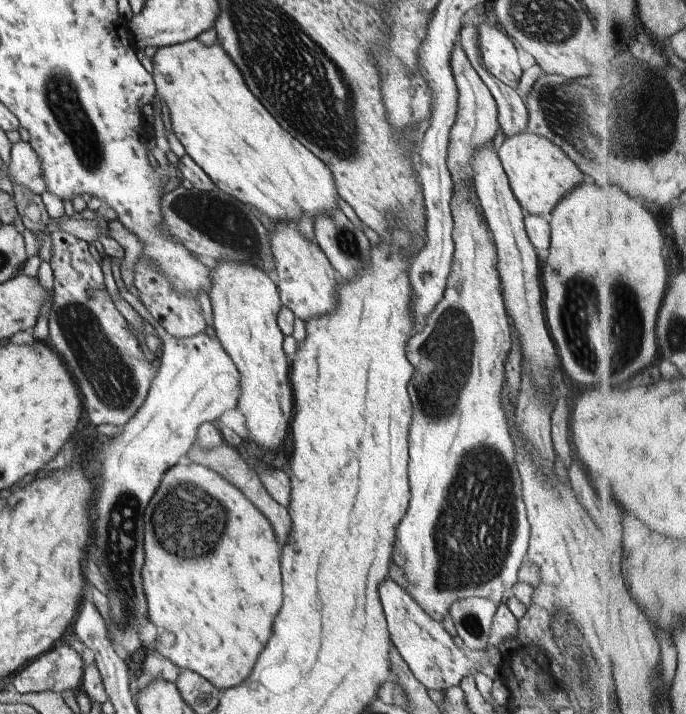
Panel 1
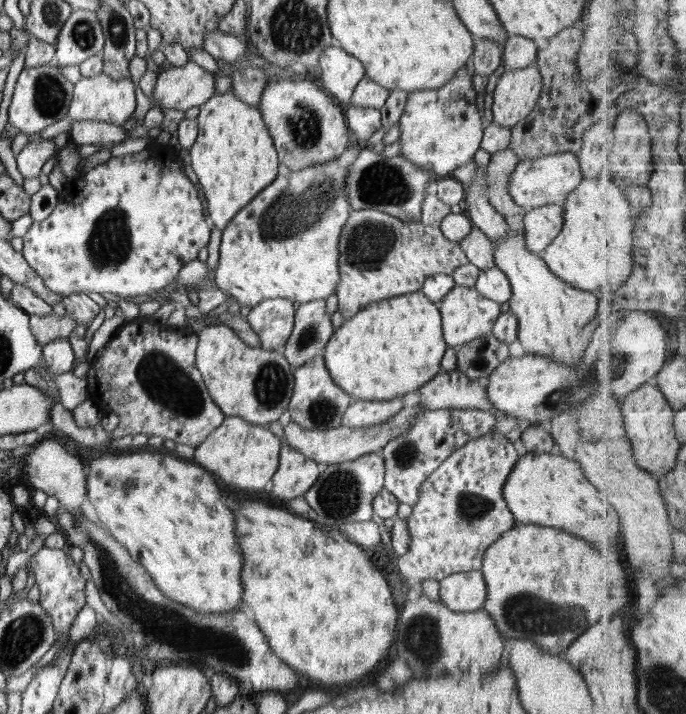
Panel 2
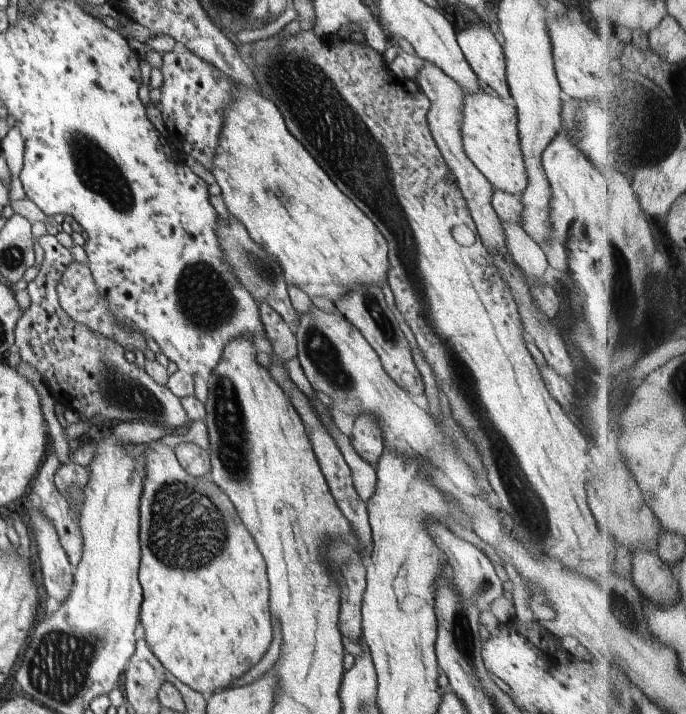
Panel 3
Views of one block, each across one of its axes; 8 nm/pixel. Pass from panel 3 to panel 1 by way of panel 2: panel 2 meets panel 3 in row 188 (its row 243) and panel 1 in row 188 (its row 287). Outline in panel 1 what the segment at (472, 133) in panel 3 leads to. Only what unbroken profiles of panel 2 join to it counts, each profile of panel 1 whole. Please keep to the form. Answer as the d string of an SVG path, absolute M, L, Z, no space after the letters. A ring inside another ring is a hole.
M528 130L505 138L497 156L523 213L546 220L550 219L554 206L586 179L578 166L556 144Z

